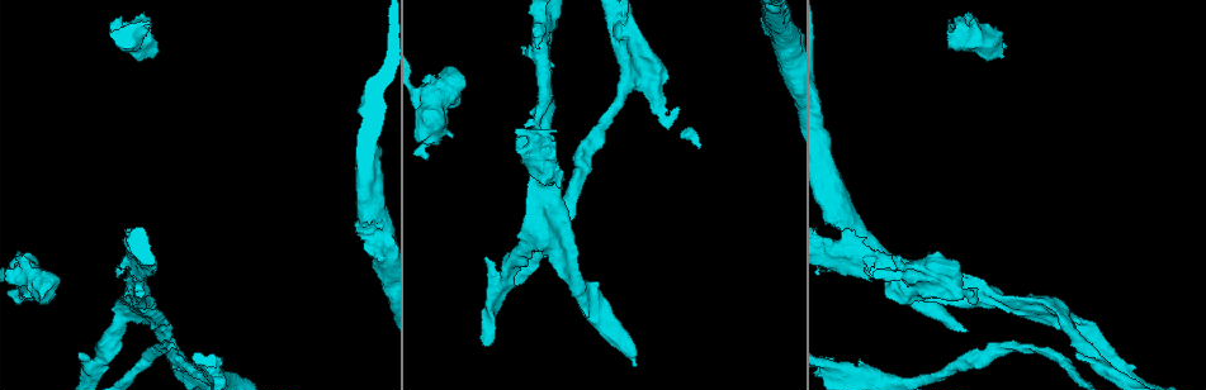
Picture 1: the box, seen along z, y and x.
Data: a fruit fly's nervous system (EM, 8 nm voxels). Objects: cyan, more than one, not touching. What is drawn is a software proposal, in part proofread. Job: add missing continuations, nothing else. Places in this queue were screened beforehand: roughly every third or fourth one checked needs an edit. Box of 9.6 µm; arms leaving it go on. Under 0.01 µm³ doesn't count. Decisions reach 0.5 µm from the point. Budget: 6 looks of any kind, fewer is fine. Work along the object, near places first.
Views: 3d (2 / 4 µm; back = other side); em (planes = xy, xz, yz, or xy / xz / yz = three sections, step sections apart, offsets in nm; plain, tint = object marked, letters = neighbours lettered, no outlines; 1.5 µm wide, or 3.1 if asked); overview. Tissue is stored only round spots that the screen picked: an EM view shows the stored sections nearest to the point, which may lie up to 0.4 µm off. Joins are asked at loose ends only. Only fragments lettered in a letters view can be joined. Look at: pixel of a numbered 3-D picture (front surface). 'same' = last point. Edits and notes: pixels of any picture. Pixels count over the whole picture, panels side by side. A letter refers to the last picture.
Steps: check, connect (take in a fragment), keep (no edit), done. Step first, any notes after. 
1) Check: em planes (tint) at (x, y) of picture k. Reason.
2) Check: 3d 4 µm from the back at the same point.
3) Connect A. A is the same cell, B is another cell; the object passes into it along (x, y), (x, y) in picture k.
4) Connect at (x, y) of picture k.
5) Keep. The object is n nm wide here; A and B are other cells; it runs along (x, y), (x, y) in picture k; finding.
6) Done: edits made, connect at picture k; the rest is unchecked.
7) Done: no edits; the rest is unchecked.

Check: 3d 2 µm at (77, 354) of picture 1. An open end.

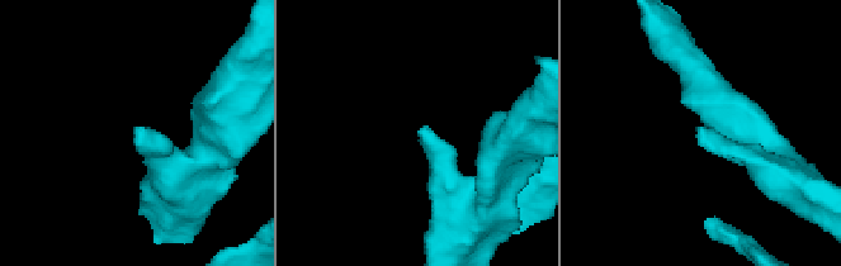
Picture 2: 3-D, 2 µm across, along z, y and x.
Check: em xy step 4 (letters) at (137, 131) of picture 2. Now the EM.

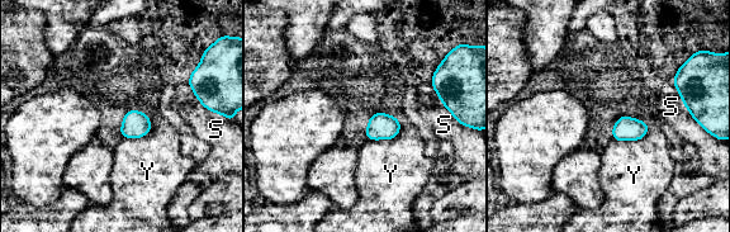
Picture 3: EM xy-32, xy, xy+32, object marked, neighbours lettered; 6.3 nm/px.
Keep. S and Y are other cells; a border runs along (148, 116), (146, 135), (122, 137) in picture 3; no lettered fragment goes on from it.

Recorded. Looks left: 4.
Check: em yz step 4 (tint) at (599, 285) of picture 1.

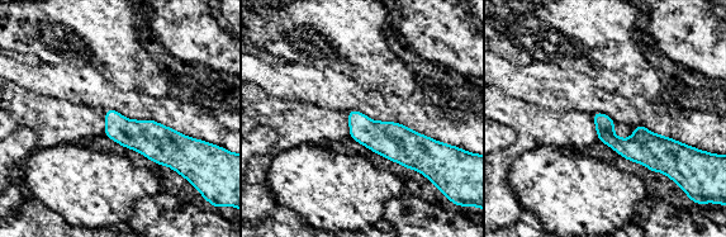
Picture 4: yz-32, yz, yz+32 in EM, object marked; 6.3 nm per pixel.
Check: em planes (letters) at the same point. Cut it another way.

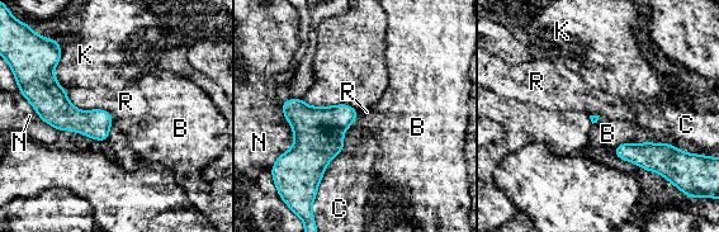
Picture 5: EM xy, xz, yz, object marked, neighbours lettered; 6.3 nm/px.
Keep. B, C, K, N and R are other cells; a border runs along (613, 150), (666, 142), (680, 151) in picture 5; none of them fits.

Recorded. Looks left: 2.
Check: 3d 4 µm at (525, 125) of picture 1. Free end.

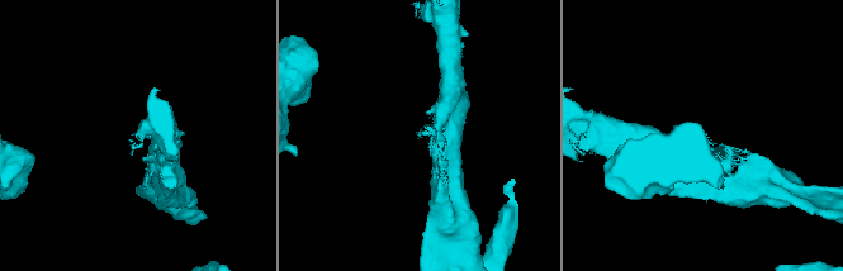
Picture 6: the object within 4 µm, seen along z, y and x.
Check: em planes (letters) at (418, 132) of picture 6. Shape alone is not enough.

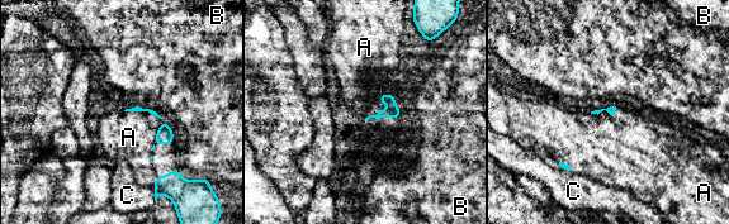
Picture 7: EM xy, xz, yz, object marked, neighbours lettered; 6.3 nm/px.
Keep. A, B and C are other cells; a border runs along (364, 118), (397, 118), (399, 120) in picture 7; none of them fits.

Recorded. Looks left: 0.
Done: no edits; the rest is unchecked.

